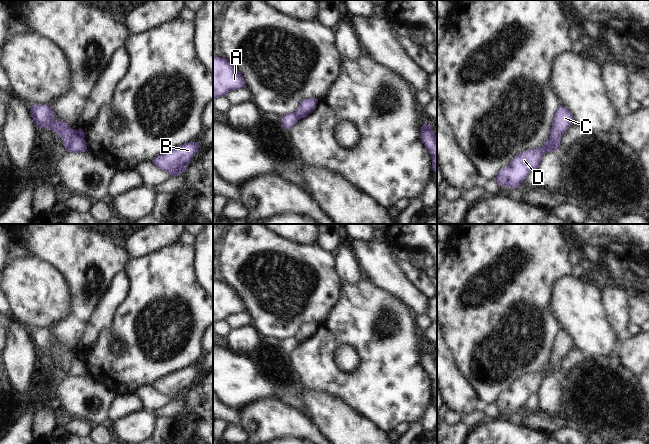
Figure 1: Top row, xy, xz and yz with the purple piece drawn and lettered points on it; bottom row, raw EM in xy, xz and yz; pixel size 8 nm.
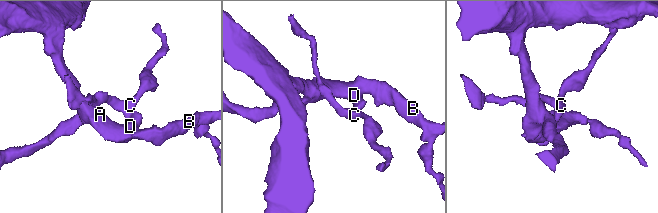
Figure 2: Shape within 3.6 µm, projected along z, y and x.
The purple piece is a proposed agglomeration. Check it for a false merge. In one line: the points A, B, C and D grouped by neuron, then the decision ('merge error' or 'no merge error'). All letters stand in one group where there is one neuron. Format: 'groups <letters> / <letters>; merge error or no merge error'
groups A B D / C; merge error

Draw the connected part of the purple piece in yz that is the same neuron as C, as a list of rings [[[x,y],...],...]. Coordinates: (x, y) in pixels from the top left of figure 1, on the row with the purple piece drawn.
[[[561,104],[558,107],[554,116],[550,132],[550,137],[554,151],[556,149],[560,149],[562,135],[564,132],[566,132],[566,130],[572,124],[573,121],[574,118],[571,112]]]

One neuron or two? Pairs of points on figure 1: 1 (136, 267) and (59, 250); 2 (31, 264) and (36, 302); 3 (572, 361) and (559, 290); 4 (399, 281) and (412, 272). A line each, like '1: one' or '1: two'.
1: two
2: one
3: two
4: two

